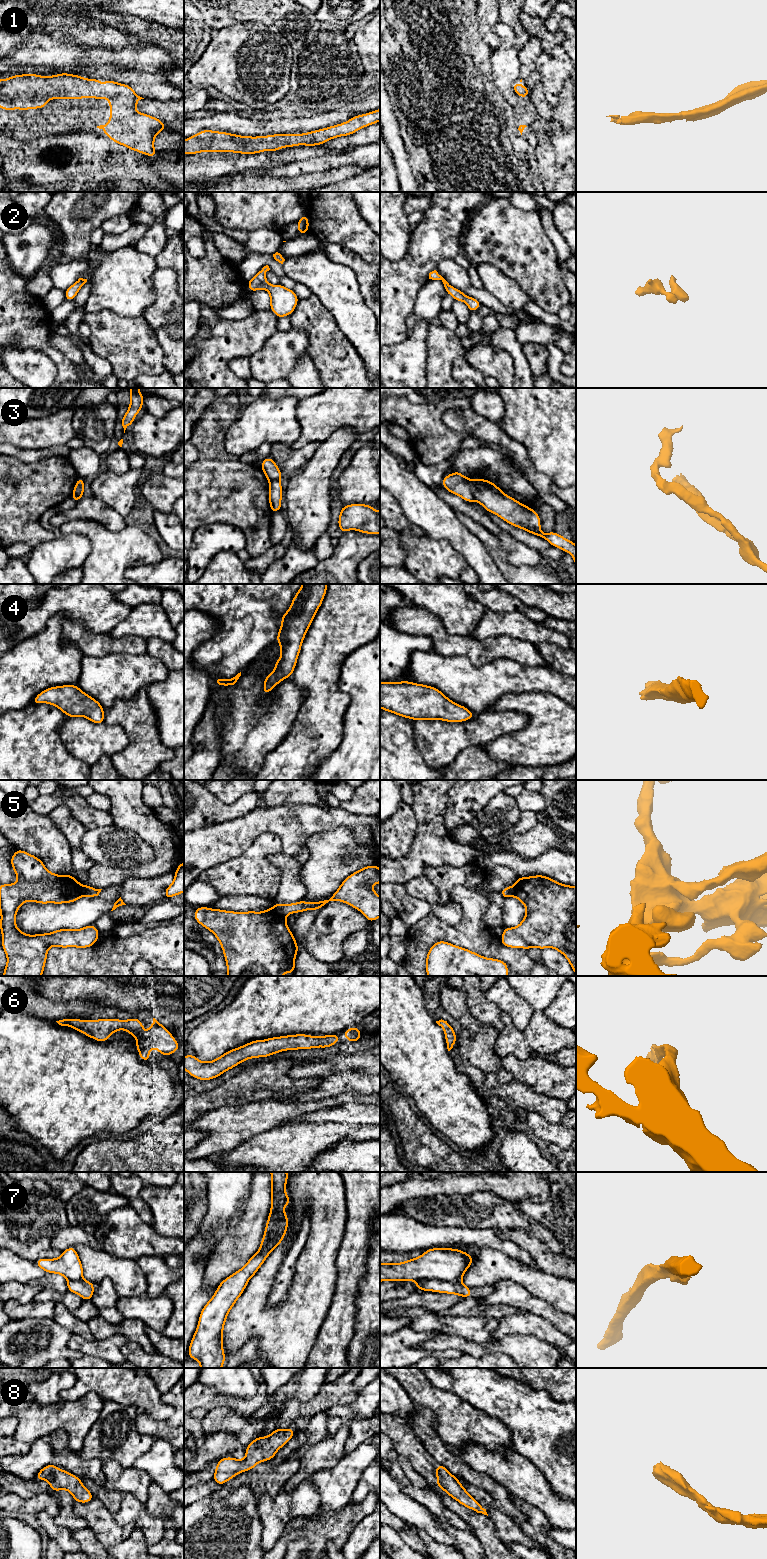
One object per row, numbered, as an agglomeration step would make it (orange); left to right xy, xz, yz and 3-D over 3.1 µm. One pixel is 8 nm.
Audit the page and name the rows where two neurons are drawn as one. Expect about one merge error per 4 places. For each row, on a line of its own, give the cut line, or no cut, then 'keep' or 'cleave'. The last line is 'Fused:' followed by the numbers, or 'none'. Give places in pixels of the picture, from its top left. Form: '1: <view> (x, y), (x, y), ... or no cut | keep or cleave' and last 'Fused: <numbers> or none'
1: no cut | keep
2: no cut | keep
3: yz (468, 480), (474, 500) | cleave
4: no cut | keep
5: xz (272, 908), (284, 916) | cleave
6: no cut | keep
7: yz (459, 1280), (421, 1279), (417, 1281) | cleave
8: no cut | keep
Fused: 3, 5, 7

